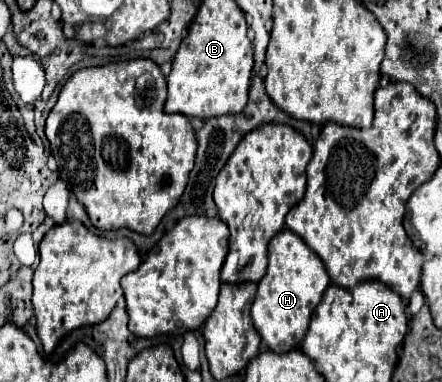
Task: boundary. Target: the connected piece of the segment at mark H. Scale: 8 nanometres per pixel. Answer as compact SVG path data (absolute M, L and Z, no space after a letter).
M284 229L270 241L268 273L258 281L258 295L252 305L252 323L266 341L268 349L286 353L302 343L310 317L328 285L330 275L326 275L326 267L322 267L318 255L314 255L314 251L310 251L298 235Z

